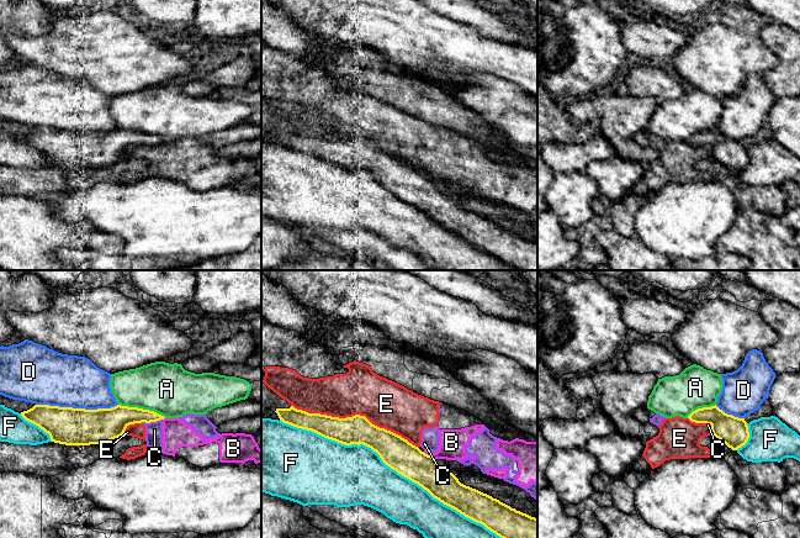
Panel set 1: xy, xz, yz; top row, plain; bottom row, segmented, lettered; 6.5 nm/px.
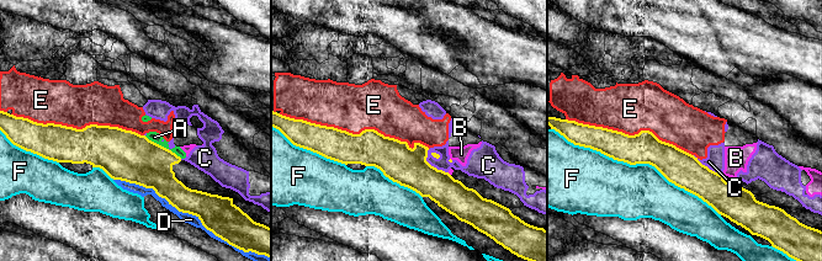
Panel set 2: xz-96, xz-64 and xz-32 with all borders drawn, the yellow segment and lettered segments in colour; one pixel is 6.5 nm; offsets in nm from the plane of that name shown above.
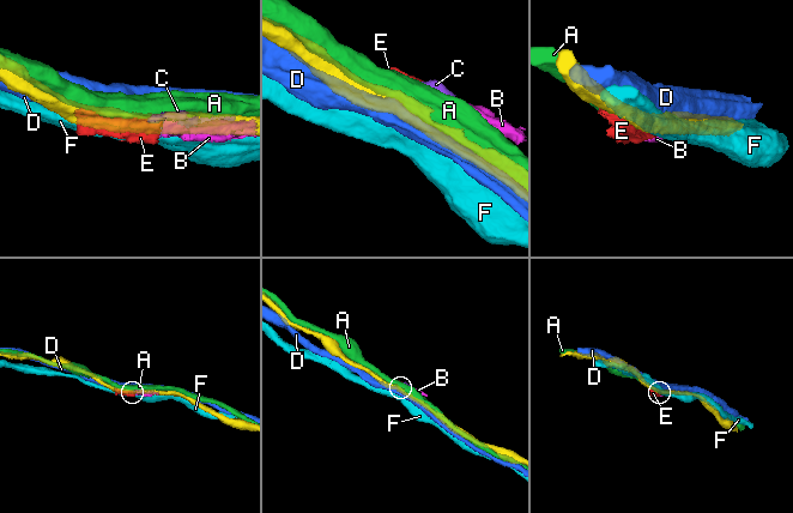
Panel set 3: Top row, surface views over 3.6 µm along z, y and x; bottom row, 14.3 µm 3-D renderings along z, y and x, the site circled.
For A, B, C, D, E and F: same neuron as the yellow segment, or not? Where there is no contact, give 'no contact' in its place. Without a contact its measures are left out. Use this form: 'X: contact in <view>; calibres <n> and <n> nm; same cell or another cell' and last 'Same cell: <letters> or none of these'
A: contact in xy; calibres 200 and 340 nm; another cell
B: contact in xz; calibres 200 and 180 nm; another cell
C: contact in xy; calibres 190 and 110 nm; another cell
D: contact in xy; calibres 240 and 340 nm; another cell
E: contact in xz; calibres 190 and 300 nm; another cell
F: contact in xz; calibres 200 and 340 nm; another cell
Same cell: none of these

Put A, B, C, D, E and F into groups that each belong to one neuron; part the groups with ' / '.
A / B C E / D / F

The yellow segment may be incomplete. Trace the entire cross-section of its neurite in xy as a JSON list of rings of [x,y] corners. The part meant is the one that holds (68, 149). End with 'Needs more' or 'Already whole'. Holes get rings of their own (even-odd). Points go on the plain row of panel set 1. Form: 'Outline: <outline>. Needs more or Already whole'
Outline: [[[35,128],[21,139],[48,157],[52,165],[65,169],[110,165],[123,159],[129,148],[165,142],[154,134],[121,128],[97,133]]]. Already whole

